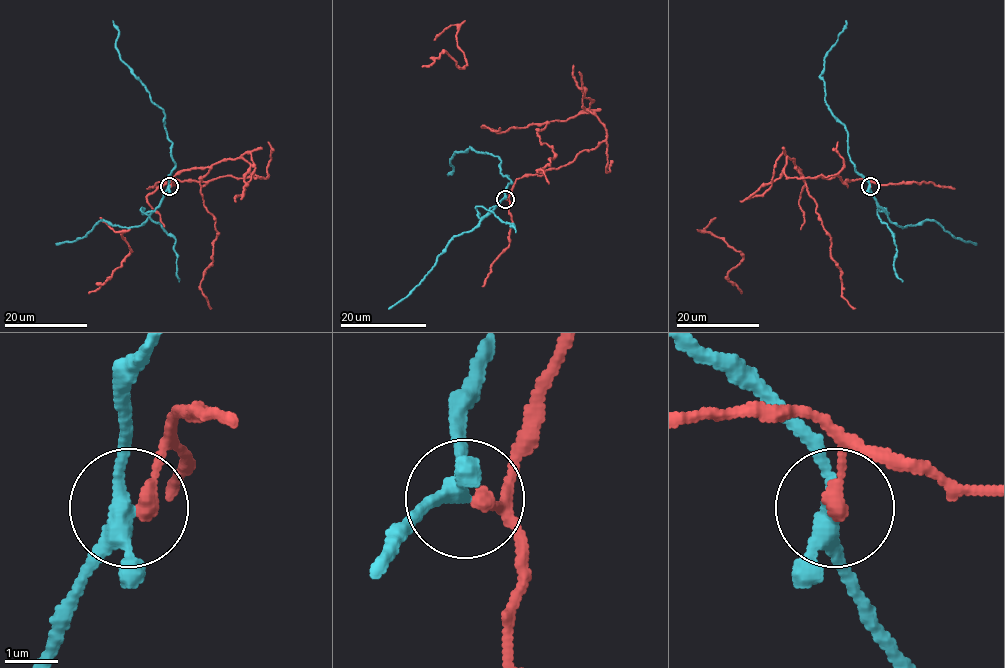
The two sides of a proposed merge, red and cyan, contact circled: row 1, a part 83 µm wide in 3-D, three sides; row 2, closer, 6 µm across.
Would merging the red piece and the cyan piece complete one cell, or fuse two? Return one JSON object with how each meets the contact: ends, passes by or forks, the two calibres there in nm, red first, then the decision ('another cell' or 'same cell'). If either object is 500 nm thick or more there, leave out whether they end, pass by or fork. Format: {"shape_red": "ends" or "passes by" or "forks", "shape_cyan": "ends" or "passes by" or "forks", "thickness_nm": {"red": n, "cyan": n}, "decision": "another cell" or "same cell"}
{"shape_red": "ends", "shape_cyan": "forks", "thickness_nm": {"red": 280, "cyan": 280}, "decision": "another cell"}

